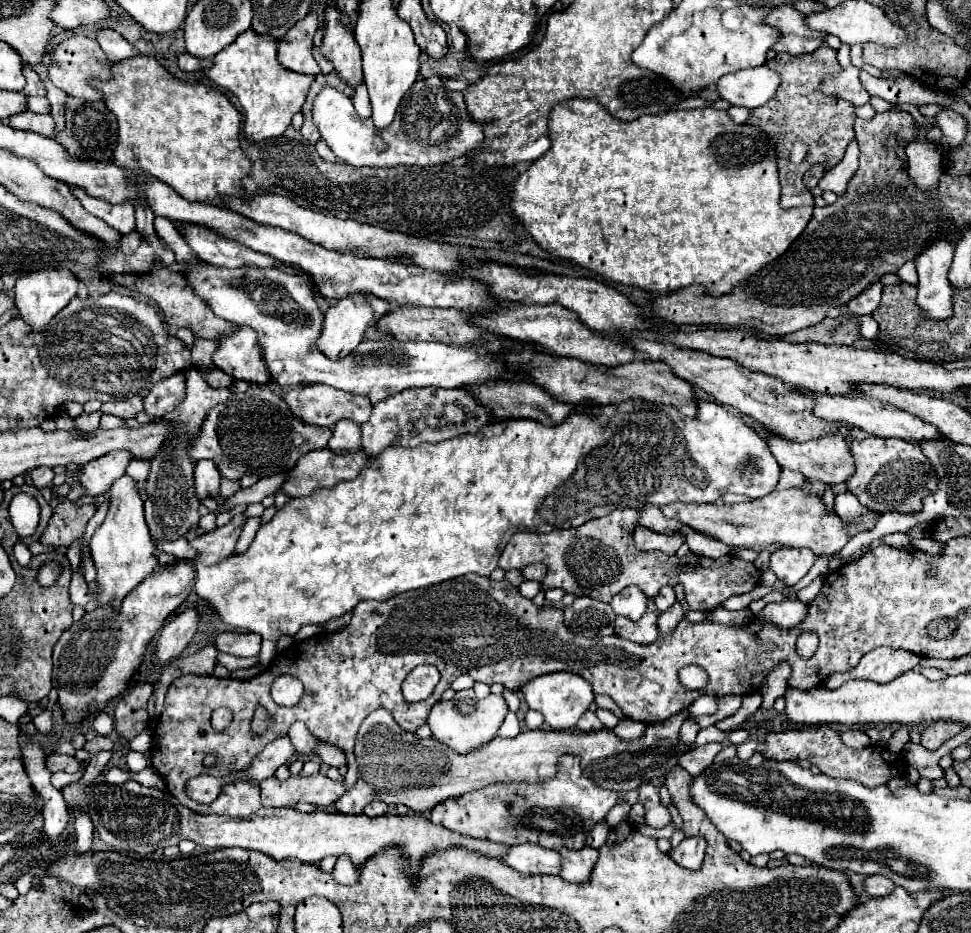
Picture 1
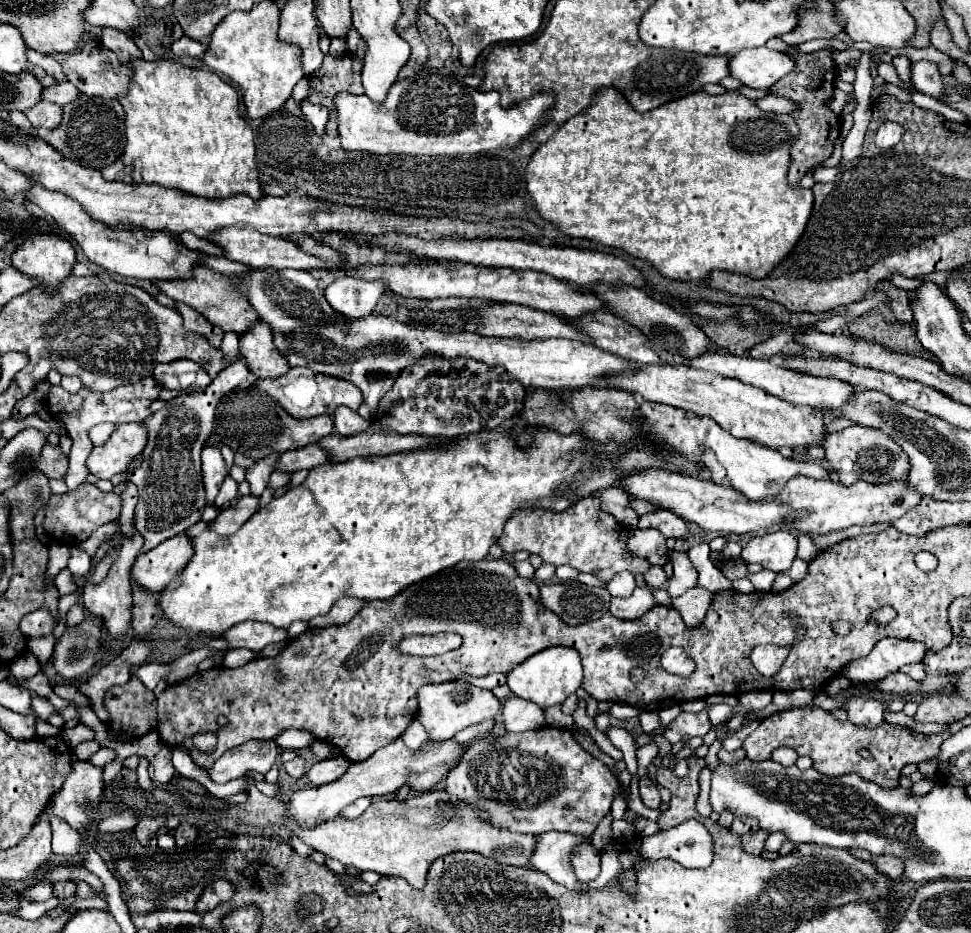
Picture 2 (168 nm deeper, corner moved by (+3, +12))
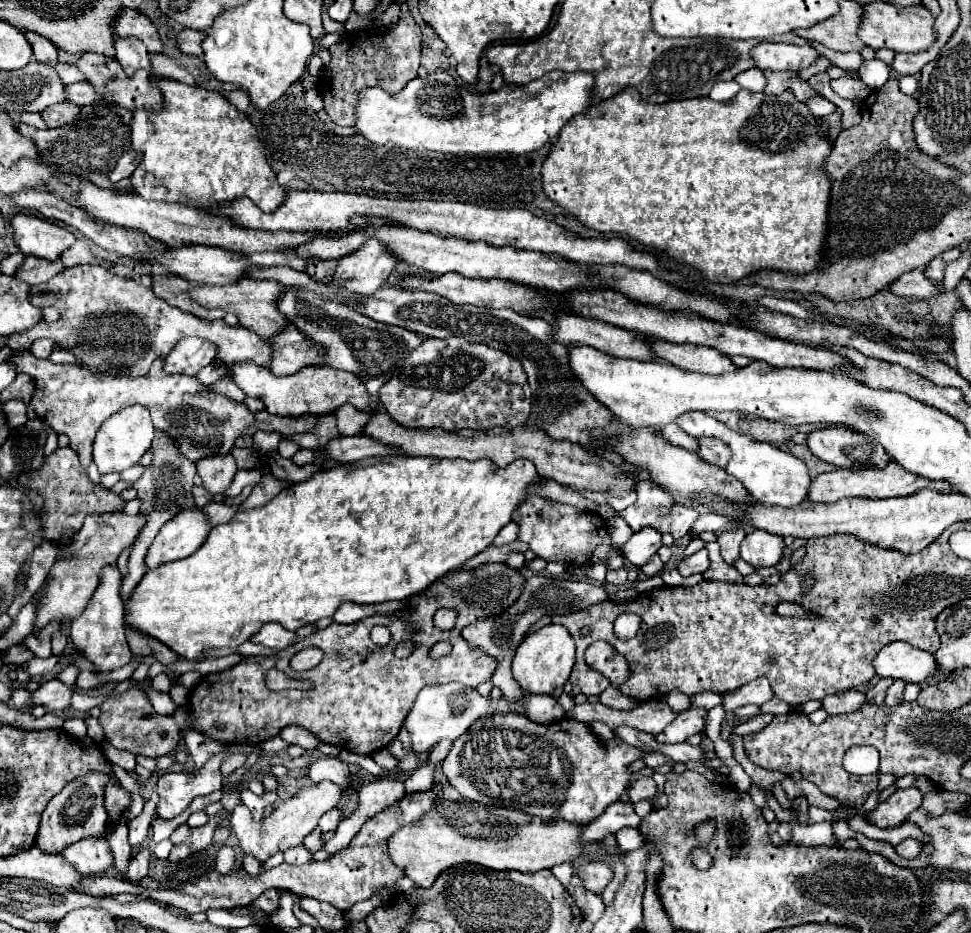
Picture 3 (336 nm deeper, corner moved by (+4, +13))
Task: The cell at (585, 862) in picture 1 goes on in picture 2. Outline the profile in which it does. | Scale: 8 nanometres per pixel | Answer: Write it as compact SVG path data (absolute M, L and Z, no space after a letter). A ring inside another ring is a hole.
M581 844L571 856L575 874L581 882L591 882L599 876L599 852L591 844Z

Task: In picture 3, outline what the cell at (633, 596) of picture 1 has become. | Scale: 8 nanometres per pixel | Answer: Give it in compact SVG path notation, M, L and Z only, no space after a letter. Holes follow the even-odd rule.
M628 567L622 569L610 569L606 575L606 581L616 585L616 587L624 587L626 585L626 577L628 577Z

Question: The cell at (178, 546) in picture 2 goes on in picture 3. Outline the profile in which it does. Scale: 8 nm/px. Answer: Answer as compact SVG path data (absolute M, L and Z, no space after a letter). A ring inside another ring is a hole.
M196 509L196 513L174 517L164 529L160 529L156 541L150 545L144 559L146 567L156 569L158 565L190 557L204 545L210 529L212 527L200 509Z

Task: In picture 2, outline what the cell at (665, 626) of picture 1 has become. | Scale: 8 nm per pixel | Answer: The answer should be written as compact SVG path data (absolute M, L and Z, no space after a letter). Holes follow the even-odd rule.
M671 552L669 554L671 562L673 562L673 576L669 580L669 596L677 598L681 594L685 594L689 588L697 586L697 570L691 564L687 552Z

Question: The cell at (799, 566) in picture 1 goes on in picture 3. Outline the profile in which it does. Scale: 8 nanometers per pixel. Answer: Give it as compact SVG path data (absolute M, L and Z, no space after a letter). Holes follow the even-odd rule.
M754 529L740 545L740 557L754 567L774 567L784 557L784 537Z

